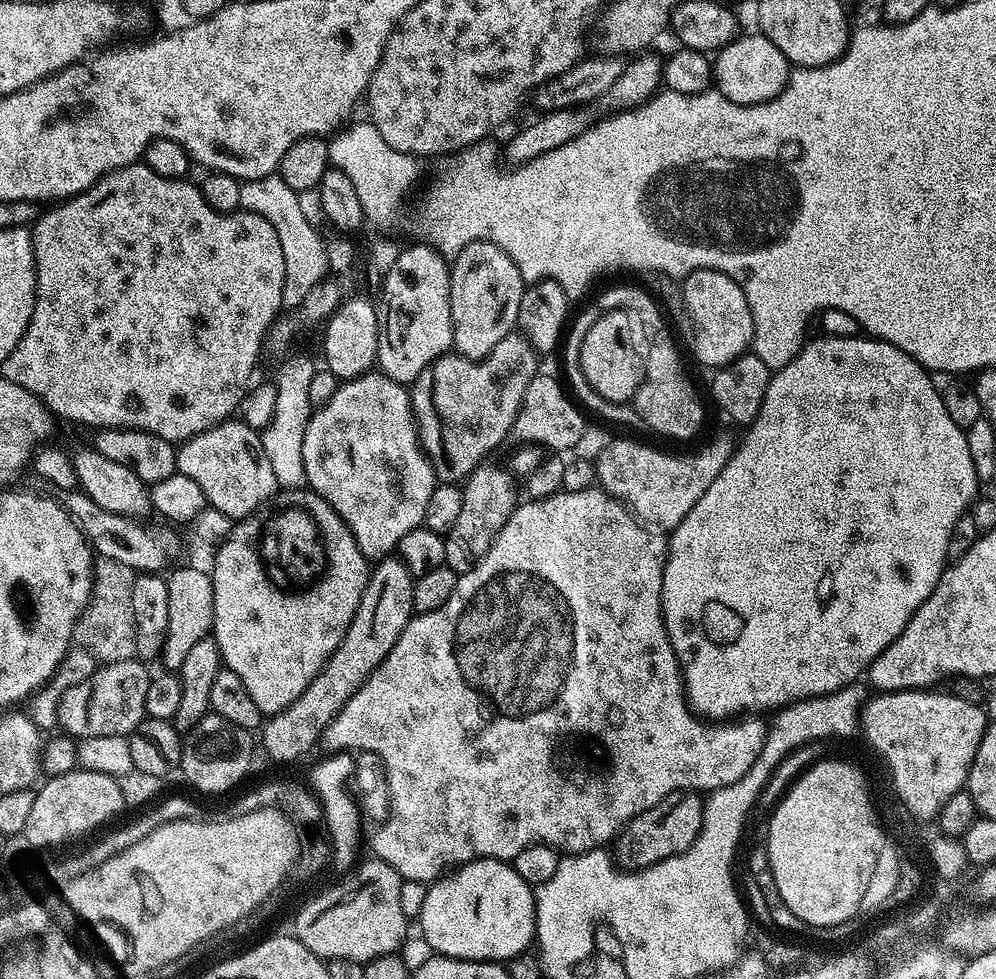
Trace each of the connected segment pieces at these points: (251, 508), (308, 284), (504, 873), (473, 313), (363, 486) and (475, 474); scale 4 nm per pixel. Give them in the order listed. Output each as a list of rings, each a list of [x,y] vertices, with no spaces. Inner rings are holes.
[[[229,418],[224,423],[216,424],[210,430],[183,441],[176,448],[176,456],[177,473],[186,478],[194,478],[194,482],[198,482],[198,486],[202,486],[202,494],[205,501],[211,507],[222,510],[222,514],[231,516],[233,521],[239,522],[245,516],[259,513],[262,506],[264,506],[260,504],[266,503],[268,496],[278,492],[274,469],[270,466],[270,458],[266,458],[266,450],[260,441],[260,432],[250,426],[246,426],[239,419]]]
[[[279,174],[268,176],[268,212],[261,217],[278,230],[278,242],[282,242],[282,258],[286,258],[286,278],[284,279],[284,303],[288,306],[299,305],[304,295],[320,280],[329,274],[326,240],[319,236],[316,244],[312,244],[314,224],[304,217],[304,208],[300,205],[301,197],[290,186],[286,186],[284,177]],[[320,264],[320,268],[316,268]]]
[[[471,860],[428,884],[418,923],[419,935],[430,942],[433,953],[459,960],[506,962],[533,947],[536,939],[534,888],[518,878],[511,863]]]
[[[488,240],[470,242],[470,246],[463,248],[451,261],[450,271],[452,274],[450,278],[452,348],[459,355],[465,356],[467,360],[480,360],[486,354],[490,354],[490,350],[494,350],[494,346],[498,346],[498,342],[502,342],[502,338],[513,335],[514,329],[517,327],[516,319],[526,282],[522,278],[518,266],[510,258],[510,254],[506,254],[506,250],[494,246]]]
[[[379,370],[367,372],[356,380],[346,380],[341,383],[340,389],[323,406],[313,411],[310,422],[306,426],[306,438],[302,438],[302,462],[306,462],[307,487],[317,492],[331,508],[346,522],[350,534],[354,534],[354,542],[358,542],[358,550],[368,557],[369,561],[379,562],[389,554],[395,553],[400,547],[400,540],[410,534],[410,530],[421,527],[424,522],[426,502],[430,502],[430,494],[434,494],[437,486],[436,472],[429,463],[428,457],[420,446],[416,434],[416,422],[412,419],[412,398],[409,389],[405,385],[394,382],[389,376]]]
[[[485,462],[469,474],[462,487],[464,489],[462,511],[458,513],[454,526],[444,536],[445,565],[453,568],[458,574],[469,572],[472,565],[488,553],[494,538],[500,533],[502,526],[506,526],[510,514],[518,506],[518,499],[516,500],[518,484],[507,467],[495,468],[491,462]]]

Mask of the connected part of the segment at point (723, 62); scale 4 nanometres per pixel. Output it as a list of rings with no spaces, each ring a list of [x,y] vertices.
[[[762,34],[756,36],[737,35],[728,45],[721,48],[714,56],[714,88],[730,102],[739,104],[765,104],[774,99],[788,81],[790,65],[786,54]]]

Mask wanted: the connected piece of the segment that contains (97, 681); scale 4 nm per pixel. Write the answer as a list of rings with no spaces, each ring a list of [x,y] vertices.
[[[125,658],[108,665],[99,665],[89,678],[68,687],[63,692],[65,696],[68,696],[68,704],[64,704],[61,699],[58,699],[57,704],[56,722],[61,731],[78,740],[86,737],[130,736],[139,722],[146,718],[146,693],[149,678],[152,675],[147,668],[149,667],[138,658]]]

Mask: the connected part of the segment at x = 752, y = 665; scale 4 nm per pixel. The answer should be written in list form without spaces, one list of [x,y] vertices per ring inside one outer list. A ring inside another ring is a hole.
[[[824,334],[821,337],[821,340],[809,339],[785,368],[771,373],[766,398],[752,423],[747,425],[744,440],[742,436],[722,474],[718,474],[718,478],[710,482],[710,490],[694,502],[694,510],[682,518],[680,525],[671,529],[667,541],[668,561],[664,564],[660,599],[664,629],[674,646],[676,661],[680,663],[685,697],[692,711],[701,718],[771,713],[799,700],[828,696],[847,684],[857,683],[867,673],[874,658],[878,658],[878,654],[882,654],[882,650],[906,630],[906,622],[910,622],[918,606],[930,598],[946,567],[952,528],[966,515],[978,496],[967,431],[946,414],[941,389],[938,384],[936,388],[928,369],[885,340],[865,338],[860,334]]]

